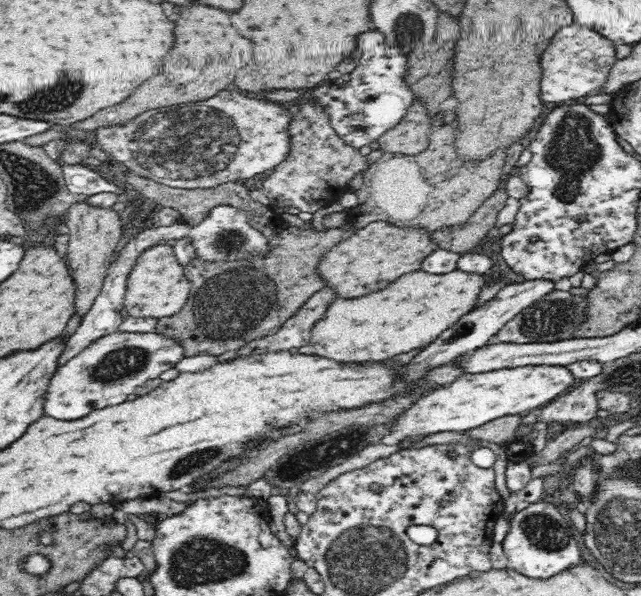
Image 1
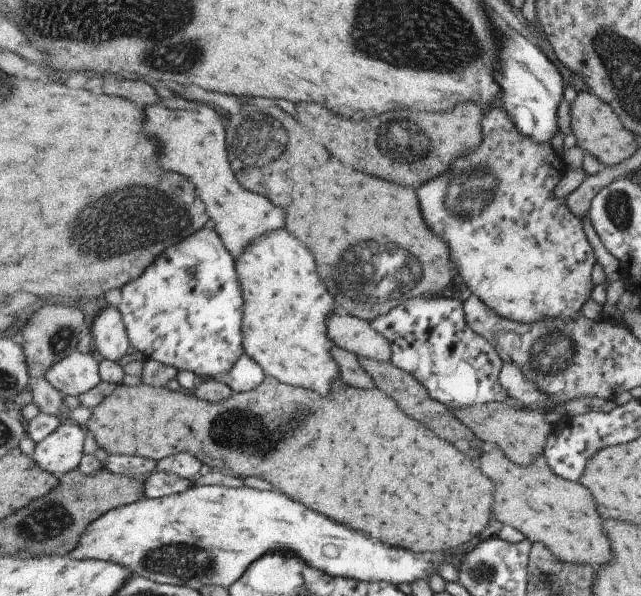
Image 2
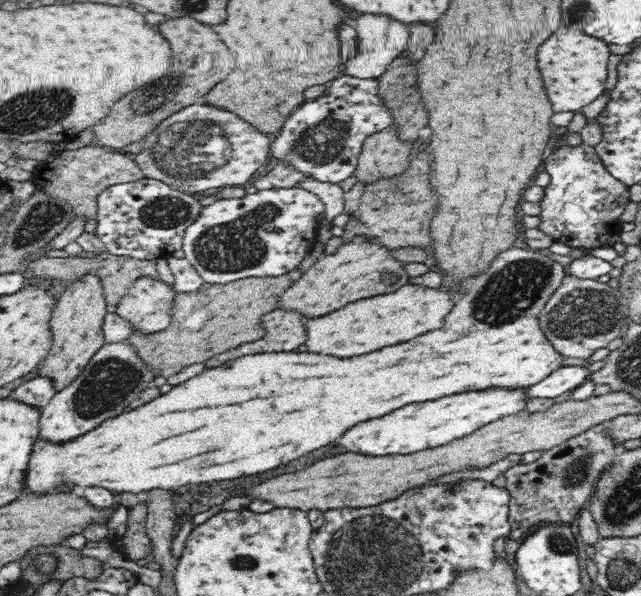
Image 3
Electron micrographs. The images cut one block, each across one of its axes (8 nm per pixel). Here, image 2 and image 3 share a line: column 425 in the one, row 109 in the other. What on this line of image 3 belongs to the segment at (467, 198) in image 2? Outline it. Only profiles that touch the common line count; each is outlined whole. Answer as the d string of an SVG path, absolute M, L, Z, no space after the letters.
M193 104L163 120L143 138L143 151L130 156L146 178L165 183L182 193L196 194L210 188L245 185L256 174L256 170L268 162L270 143L262 133L254 132L238 116L226 110L218 110L214 106Z

